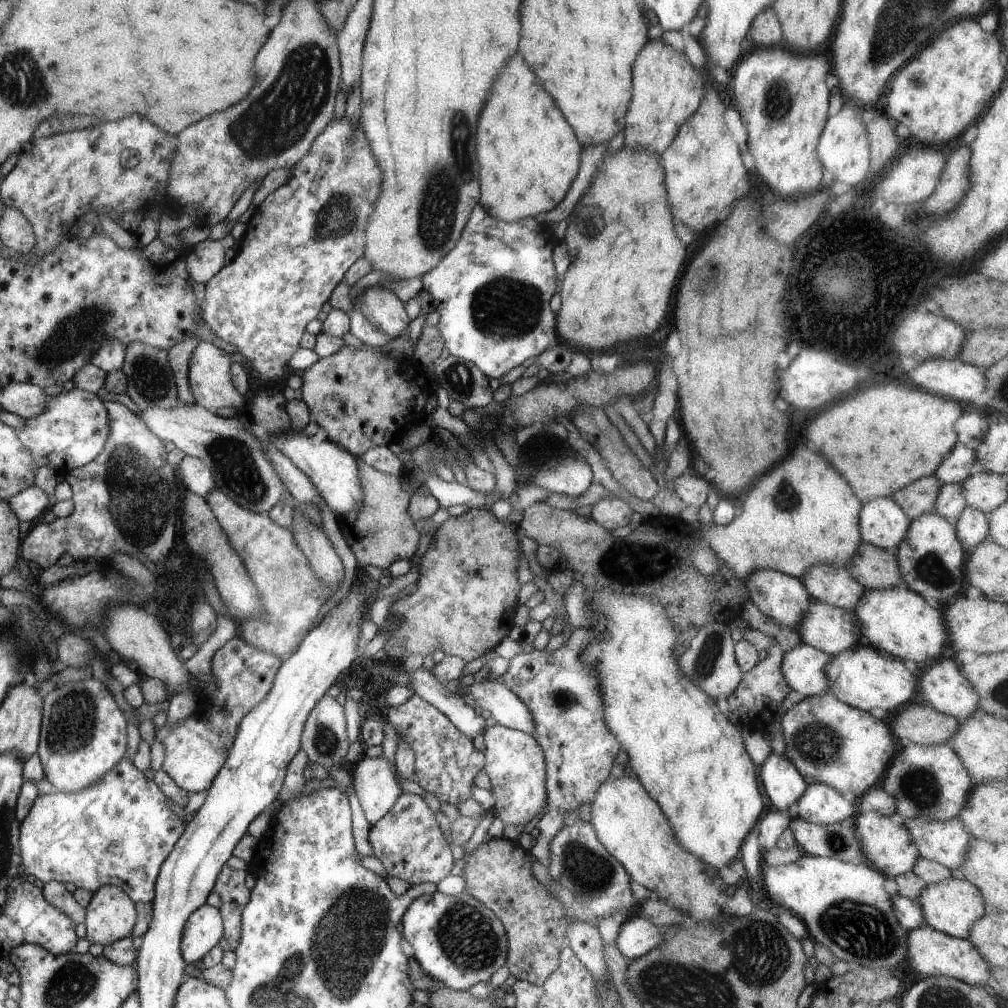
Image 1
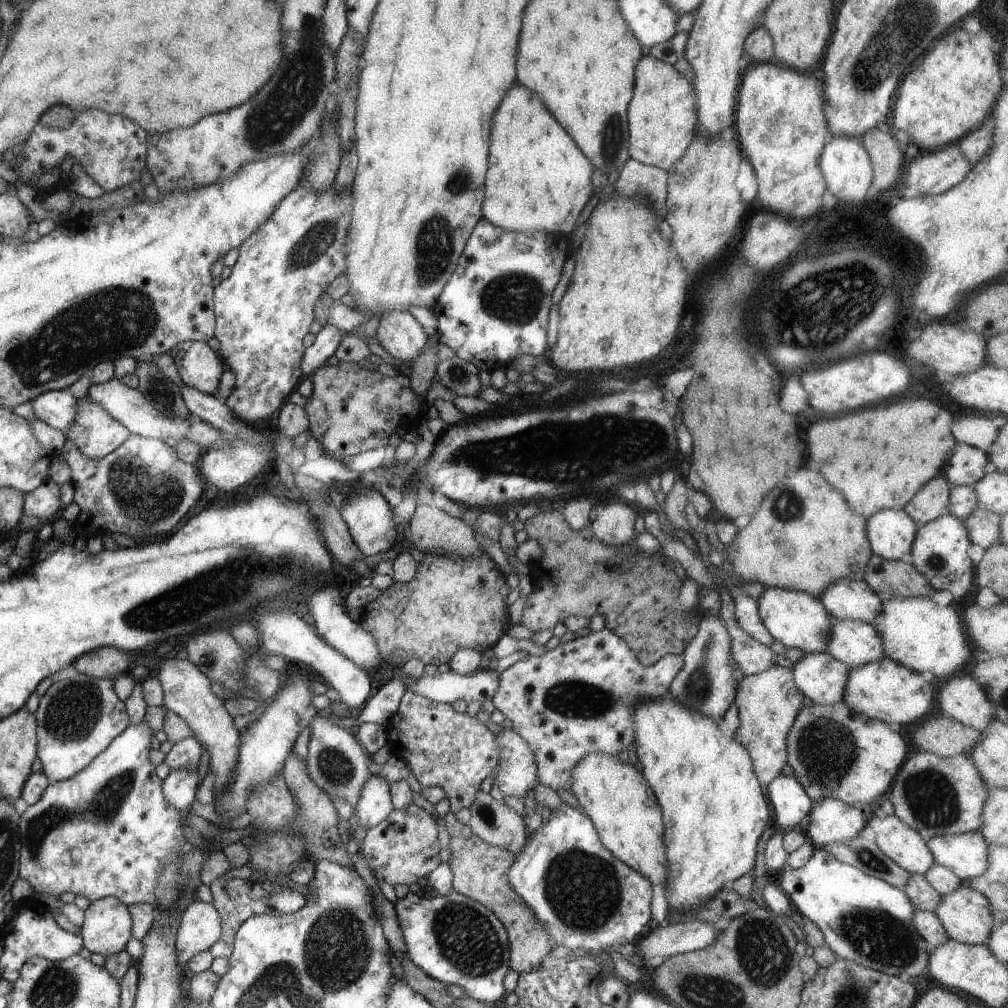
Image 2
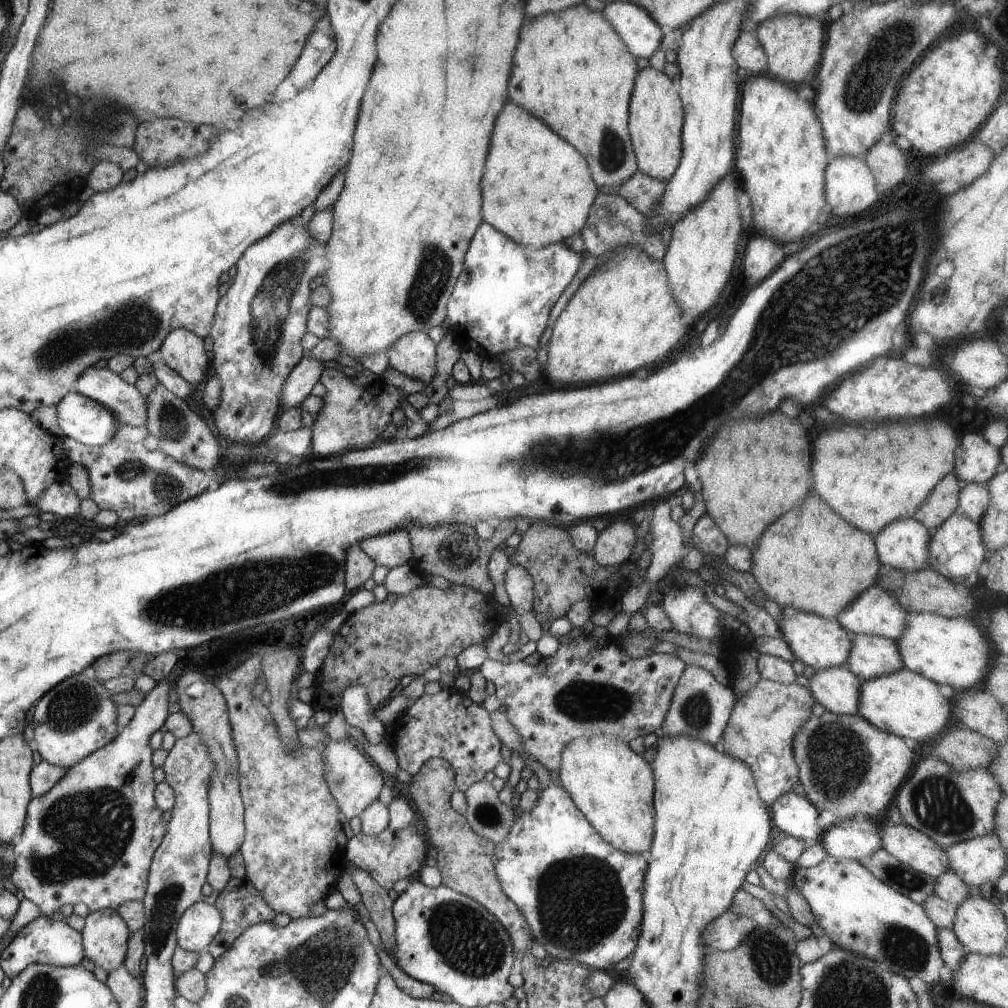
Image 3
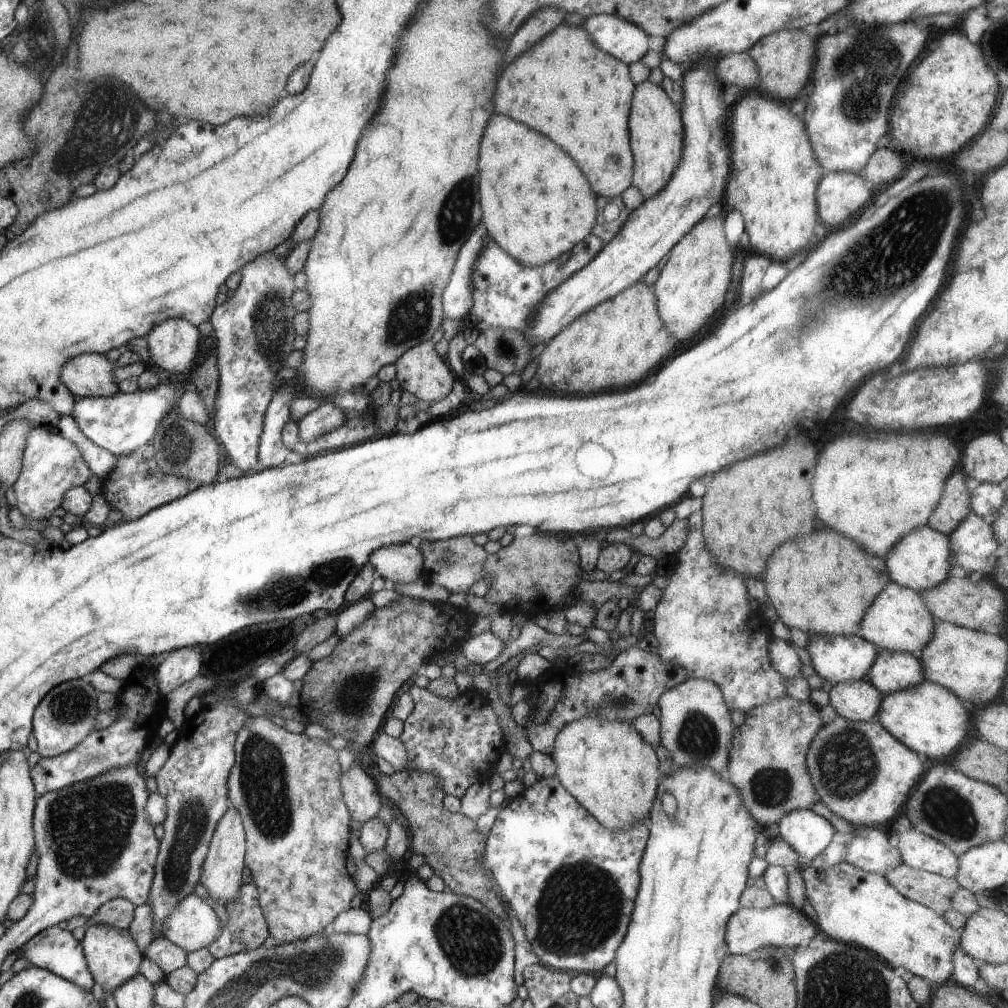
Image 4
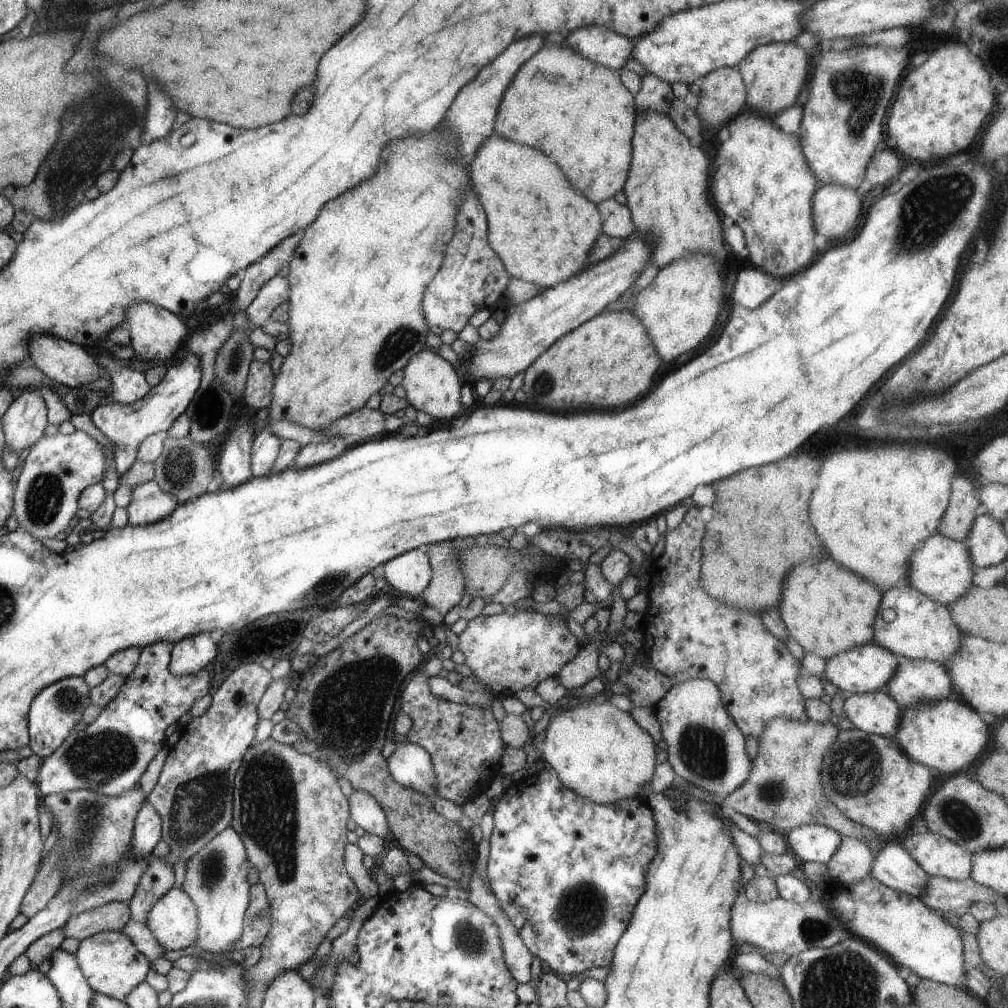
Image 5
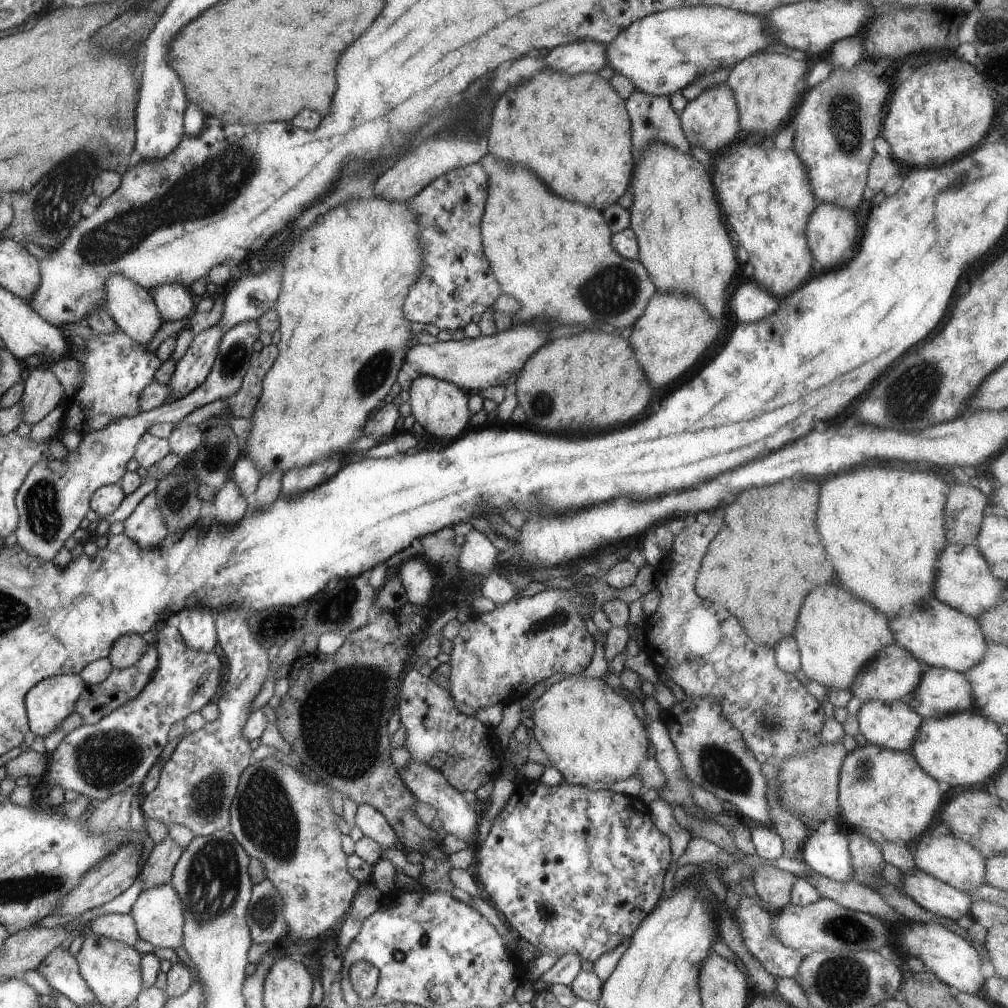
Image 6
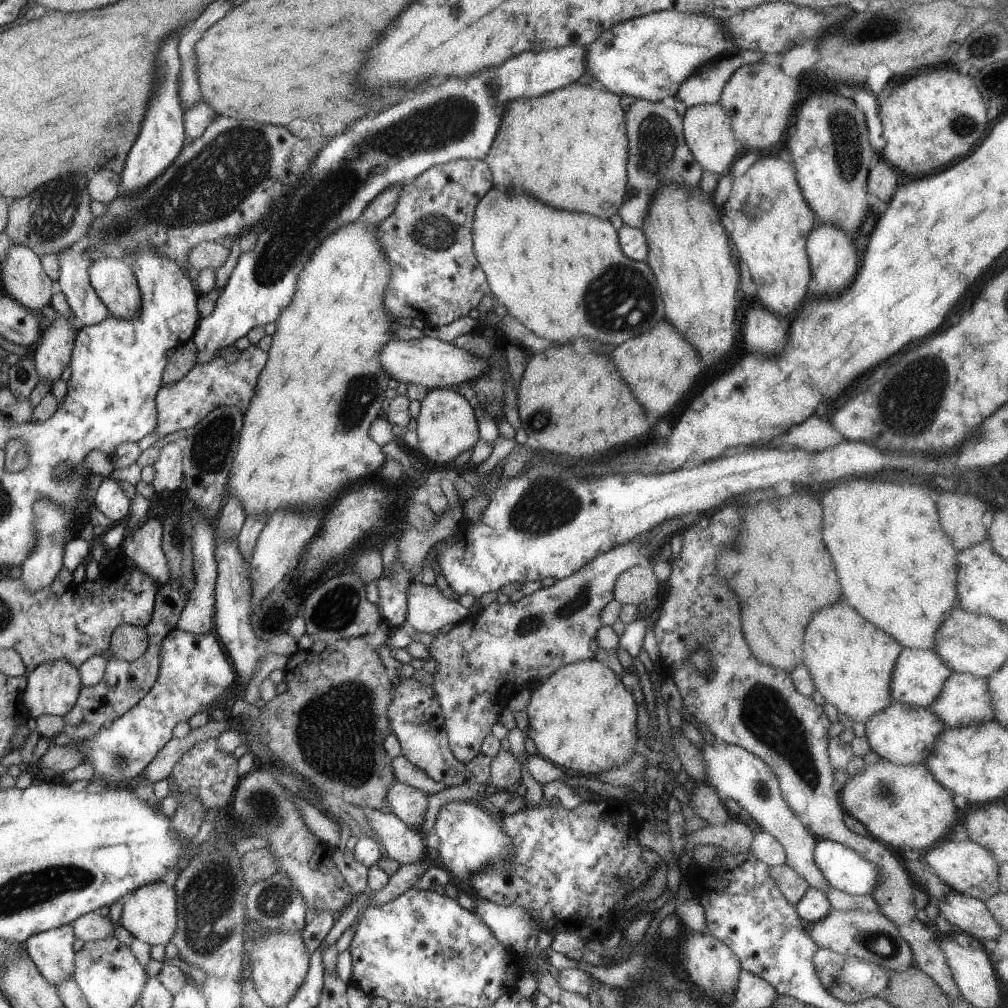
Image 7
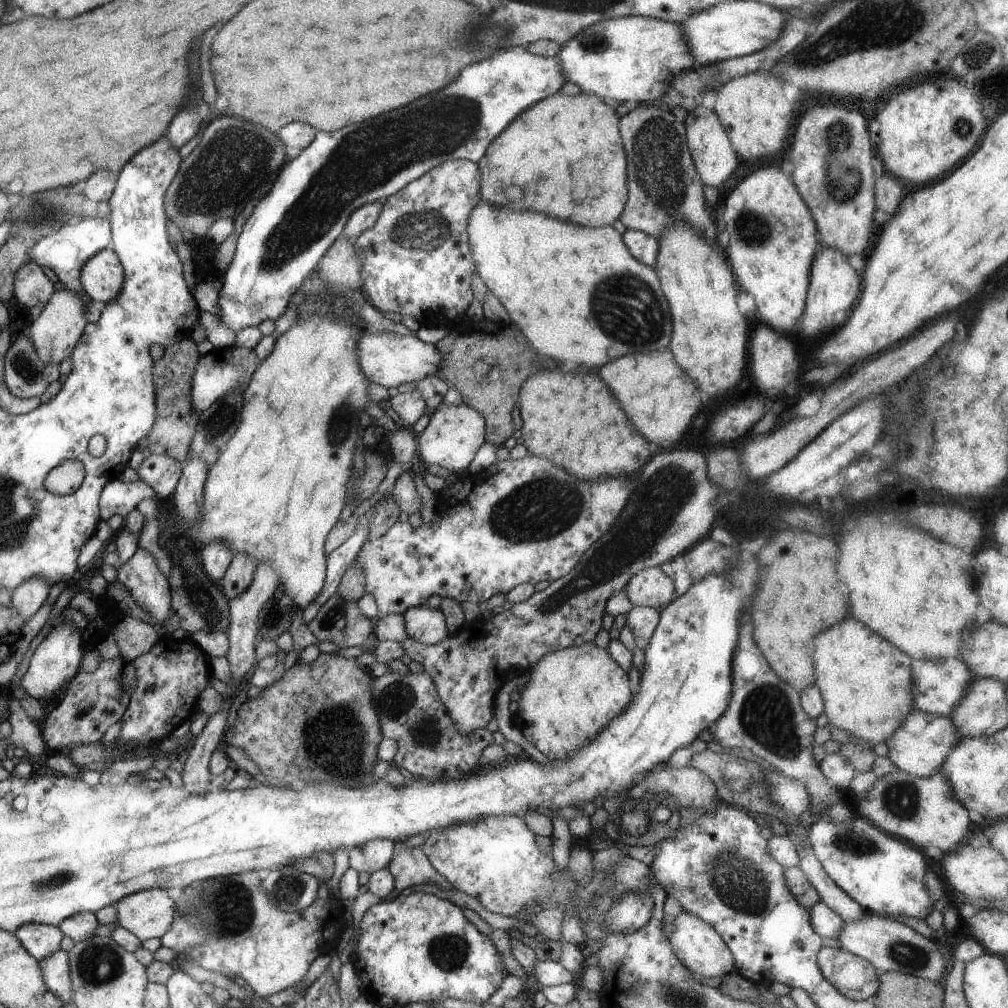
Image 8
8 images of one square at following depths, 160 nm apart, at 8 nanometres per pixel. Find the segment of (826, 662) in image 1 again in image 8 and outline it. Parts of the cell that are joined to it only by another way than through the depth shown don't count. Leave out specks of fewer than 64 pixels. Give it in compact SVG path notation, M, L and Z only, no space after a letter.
M912 708L902 719L900 726L885 740L888 747L887 757L902 772L915 777L929 777L941 770L946 756L959 743L961 737L950 717Z

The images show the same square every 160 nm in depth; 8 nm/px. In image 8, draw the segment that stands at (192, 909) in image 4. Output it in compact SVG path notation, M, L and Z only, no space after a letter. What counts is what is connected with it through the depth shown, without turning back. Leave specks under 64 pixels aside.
M168 889L138 891L128 897L122 897L114 906L118 924L134 933L142 942L148 938L160 938L168 933L178 913L177 902L168 895Z

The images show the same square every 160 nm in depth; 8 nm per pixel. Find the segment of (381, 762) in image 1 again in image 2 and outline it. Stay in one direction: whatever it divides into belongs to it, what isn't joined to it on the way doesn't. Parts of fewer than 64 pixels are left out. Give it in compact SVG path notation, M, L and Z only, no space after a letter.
M374 775L370 778L370 782L366 782L366 786L362 788L362 794L358 798L354 811L366 830L378 826L390 816L393 804L389 787L388 780Z

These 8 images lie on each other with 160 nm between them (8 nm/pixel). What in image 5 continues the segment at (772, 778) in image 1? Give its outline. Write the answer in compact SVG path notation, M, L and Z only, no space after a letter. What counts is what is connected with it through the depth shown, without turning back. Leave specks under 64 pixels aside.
M801 824L787 833L785 839L800 865L815 862L825 867L839 847L842 836L824 825Z

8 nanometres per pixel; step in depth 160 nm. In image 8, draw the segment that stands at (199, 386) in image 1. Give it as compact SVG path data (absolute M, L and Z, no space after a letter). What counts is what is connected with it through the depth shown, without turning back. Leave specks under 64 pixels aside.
M99 250L81 270L85 294L101 306L114 302L125 284L125 269L114 250Z

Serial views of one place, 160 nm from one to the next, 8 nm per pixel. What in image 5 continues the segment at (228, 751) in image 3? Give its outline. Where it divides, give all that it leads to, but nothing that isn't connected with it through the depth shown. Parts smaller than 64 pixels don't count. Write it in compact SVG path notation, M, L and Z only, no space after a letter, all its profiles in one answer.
M231 826L222 833L218 833L208 845L203 846L186 865L185 890L190 898L197 903L198 918L198 940L195 942L205 951L218 953L232 951L231 946L236 945L244 932L246 925L245 913L248 912L251 897L251 884L249 883L249 859L248 851L245 849L244 839Z

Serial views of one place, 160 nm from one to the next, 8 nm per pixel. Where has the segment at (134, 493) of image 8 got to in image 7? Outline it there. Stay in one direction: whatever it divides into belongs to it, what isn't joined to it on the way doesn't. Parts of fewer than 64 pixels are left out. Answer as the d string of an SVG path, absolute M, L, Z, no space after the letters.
M106 477L97 489L93 499L96 511L102 512L112 522L122 523L132 509L129 495L111 477Z

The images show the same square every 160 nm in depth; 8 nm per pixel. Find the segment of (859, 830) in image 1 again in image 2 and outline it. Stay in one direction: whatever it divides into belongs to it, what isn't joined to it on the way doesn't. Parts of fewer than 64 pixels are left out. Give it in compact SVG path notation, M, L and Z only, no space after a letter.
M895 815L886 816L886 818L875 817L870 818L867 826L874 831L875 844L878 849L887 857L896 862L902 870L910 872L910 874L924 875L932 866L934 866L934 856L928 848L928 844L922 839L922 836L915 832L910 826L907 826L902 820Z

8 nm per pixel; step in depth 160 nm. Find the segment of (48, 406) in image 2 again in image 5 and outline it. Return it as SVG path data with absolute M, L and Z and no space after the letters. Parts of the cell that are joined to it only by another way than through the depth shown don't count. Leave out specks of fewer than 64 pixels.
M192 353L186 354L178 364L172 364L160 384L151 387L144 398L133 403L118 401L98 405L90 414L94 426L115 445L114 460L117 474L124 474L137 460L140 445L150 435L166 435L174 421L190 406L202 378L201 364Z

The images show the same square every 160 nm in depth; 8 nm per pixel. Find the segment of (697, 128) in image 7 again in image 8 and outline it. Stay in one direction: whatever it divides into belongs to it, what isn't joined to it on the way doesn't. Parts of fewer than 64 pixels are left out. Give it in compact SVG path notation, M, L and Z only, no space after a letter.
M710 105L695 106L685 120L686 144L692 155L696 170L703 184L721 188L740 162L739 154L734 150L730 137Z

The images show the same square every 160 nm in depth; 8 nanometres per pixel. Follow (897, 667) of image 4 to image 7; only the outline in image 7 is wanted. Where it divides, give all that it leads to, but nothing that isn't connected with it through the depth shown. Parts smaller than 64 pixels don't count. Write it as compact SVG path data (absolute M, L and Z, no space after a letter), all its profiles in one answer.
M952 671L952 674L942 685L937 699L927 706L943 723L945 728L962 728L994 721L994 711L991 707L988 680L968 673Z

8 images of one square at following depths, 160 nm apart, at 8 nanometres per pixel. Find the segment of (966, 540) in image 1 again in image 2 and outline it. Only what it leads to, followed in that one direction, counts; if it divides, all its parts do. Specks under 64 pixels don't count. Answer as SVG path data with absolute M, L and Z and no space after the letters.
M979 506L963 524L968 530L970 541L986 550L994 544L1002 543L1002 536L1000 535L1001 522L1000 515Z

